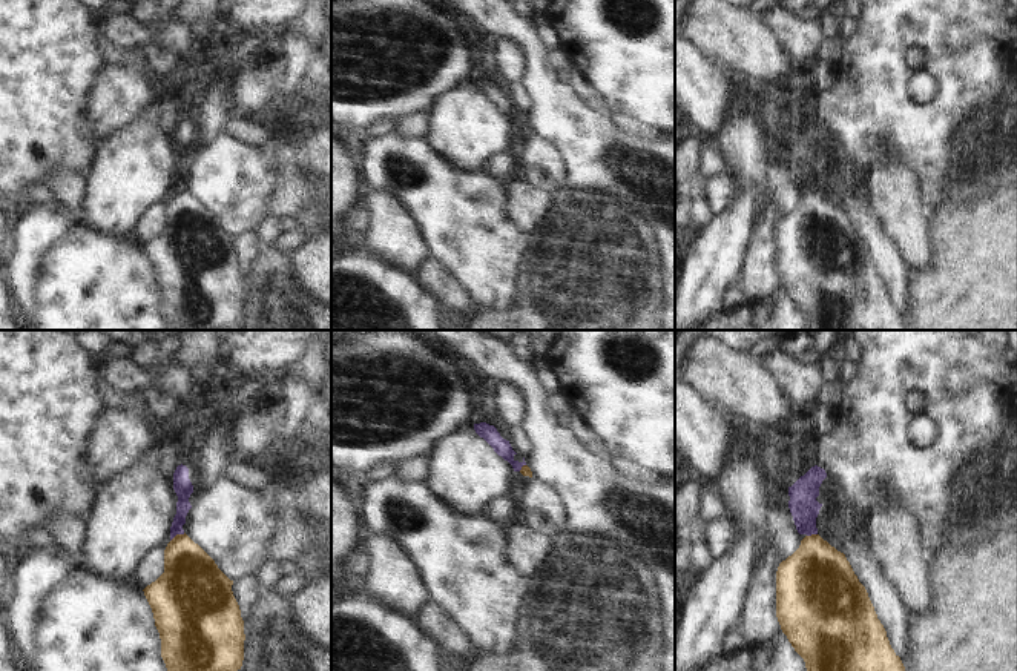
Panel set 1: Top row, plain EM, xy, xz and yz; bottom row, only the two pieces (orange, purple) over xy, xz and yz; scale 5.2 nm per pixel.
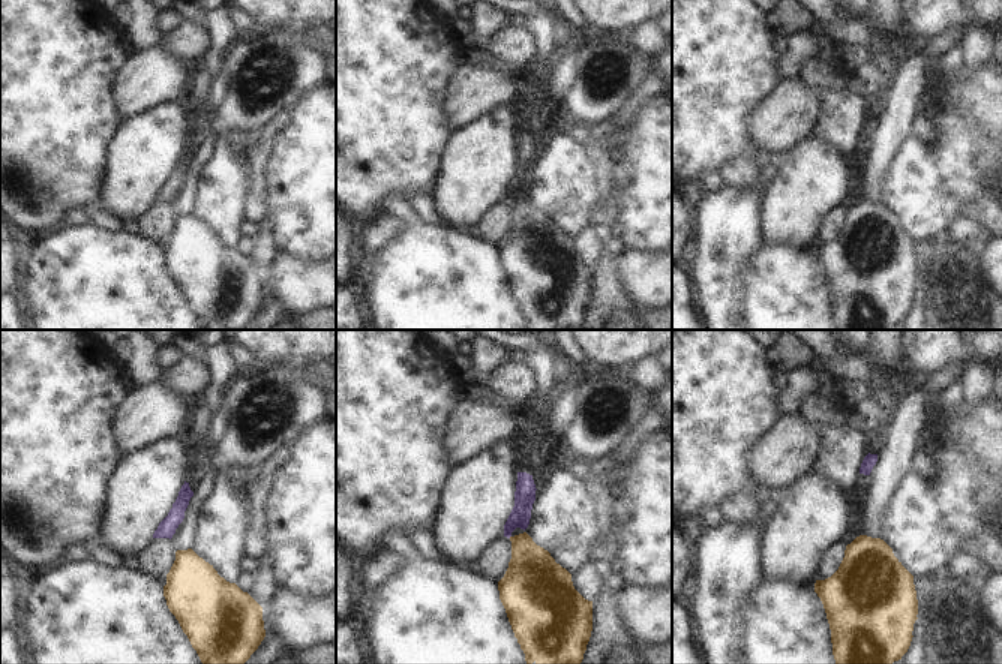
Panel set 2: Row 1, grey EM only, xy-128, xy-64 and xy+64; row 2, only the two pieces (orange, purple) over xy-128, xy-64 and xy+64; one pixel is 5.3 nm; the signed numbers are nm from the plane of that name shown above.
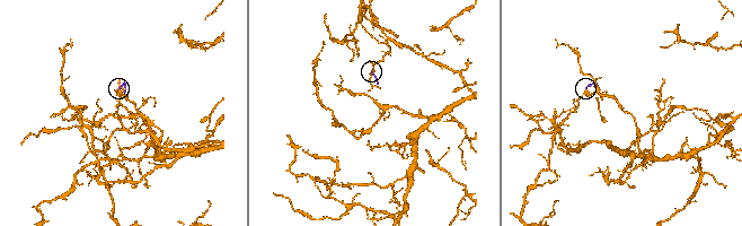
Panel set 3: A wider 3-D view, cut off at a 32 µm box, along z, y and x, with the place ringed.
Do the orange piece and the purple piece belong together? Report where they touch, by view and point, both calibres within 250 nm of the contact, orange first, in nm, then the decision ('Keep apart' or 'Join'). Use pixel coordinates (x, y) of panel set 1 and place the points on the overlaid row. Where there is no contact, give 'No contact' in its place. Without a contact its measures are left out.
Touches orange at xy (177, 535). Thickness 300 nm (orange) against 90 nm. Keep apart

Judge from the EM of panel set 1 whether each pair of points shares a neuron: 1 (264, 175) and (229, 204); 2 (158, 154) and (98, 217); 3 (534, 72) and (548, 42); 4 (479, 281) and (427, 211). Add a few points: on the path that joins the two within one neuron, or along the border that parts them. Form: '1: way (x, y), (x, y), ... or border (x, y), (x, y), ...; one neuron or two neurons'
1: way (255, 178), (238, 195); one neuron
2: way (143, 169), (114, 201); one neuron
3: border (533, 25), (537, 39), (548, 49); two neurons
4: way (479, 263), (445, 228); one neuron

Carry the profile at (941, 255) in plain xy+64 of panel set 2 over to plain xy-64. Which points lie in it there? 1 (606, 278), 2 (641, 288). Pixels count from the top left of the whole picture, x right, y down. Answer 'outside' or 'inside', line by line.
1: inside
2: outside

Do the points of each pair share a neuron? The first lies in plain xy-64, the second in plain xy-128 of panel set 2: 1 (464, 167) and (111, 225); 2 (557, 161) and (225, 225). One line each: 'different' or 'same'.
1: different
2: same

